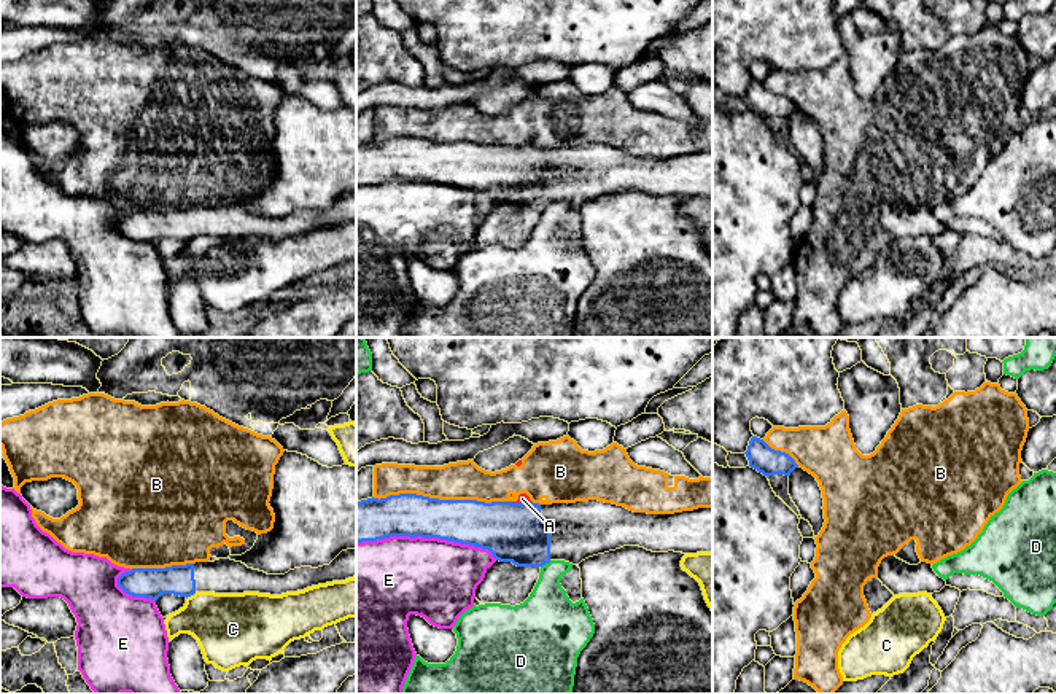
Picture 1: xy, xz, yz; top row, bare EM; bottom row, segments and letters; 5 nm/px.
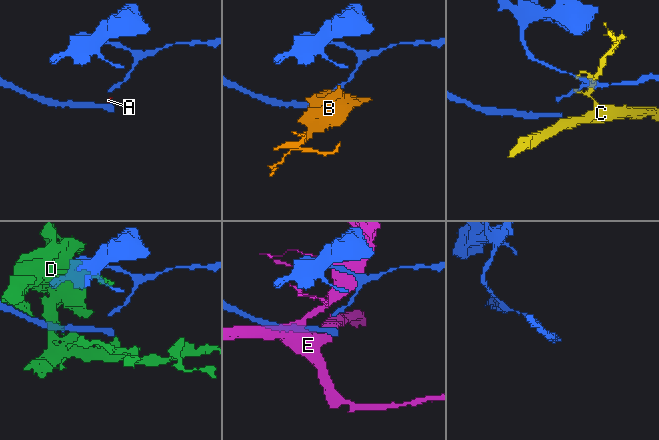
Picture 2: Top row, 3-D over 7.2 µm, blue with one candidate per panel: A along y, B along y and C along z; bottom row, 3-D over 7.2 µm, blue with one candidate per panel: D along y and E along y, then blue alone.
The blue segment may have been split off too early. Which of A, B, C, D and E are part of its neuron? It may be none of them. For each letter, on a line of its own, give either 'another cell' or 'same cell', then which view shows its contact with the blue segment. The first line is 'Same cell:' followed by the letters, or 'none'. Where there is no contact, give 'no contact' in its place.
Same cell: none
A: another cell; contact in xz
B: another cell; contact in xz
C: another cell; contact in xy
D: another cell; contact in xz
E: another cell; contact in xz

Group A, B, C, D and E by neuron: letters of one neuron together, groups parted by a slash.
A B / C / D / E

